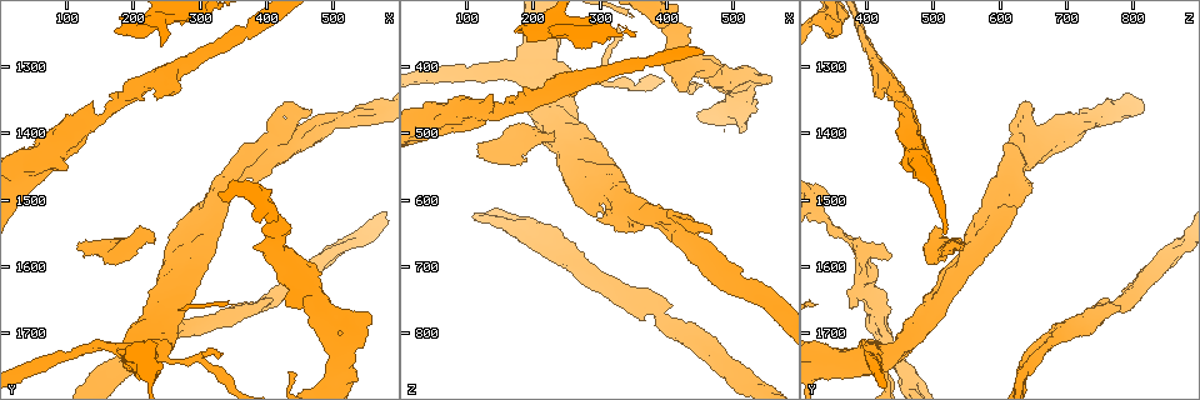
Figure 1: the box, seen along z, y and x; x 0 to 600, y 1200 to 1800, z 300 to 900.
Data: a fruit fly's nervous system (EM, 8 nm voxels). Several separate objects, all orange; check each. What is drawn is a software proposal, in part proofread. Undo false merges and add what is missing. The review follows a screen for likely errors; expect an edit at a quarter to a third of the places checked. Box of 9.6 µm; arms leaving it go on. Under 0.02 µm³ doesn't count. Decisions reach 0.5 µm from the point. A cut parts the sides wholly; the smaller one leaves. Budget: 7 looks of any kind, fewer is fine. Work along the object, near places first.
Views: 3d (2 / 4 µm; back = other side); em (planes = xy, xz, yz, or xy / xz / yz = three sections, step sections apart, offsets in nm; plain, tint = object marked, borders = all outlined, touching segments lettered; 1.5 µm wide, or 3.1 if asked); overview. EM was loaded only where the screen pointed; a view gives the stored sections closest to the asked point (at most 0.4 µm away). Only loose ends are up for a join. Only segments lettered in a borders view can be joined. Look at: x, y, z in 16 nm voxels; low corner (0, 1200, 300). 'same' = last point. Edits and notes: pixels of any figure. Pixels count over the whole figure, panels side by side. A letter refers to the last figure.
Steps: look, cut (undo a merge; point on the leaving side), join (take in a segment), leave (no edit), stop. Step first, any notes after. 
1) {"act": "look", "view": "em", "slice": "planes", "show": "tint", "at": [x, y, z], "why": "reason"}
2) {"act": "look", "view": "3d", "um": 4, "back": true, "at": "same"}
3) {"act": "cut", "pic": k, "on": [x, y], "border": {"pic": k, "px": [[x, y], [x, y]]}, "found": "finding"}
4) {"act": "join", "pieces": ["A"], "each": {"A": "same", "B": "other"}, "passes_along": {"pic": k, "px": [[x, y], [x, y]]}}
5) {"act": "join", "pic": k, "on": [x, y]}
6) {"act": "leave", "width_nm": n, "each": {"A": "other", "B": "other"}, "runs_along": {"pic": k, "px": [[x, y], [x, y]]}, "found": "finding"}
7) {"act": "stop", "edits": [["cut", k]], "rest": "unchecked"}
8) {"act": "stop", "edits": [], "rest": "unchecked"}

{"act": "look", "view": "em", "slice": "planes", "show": "borders", "at": [175, 1245, 350], "why": "stops while still wide"}

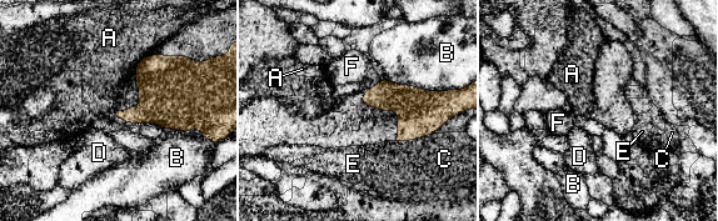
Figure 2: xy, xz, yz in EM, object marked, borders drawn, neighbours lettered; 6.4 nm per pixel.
{"act": "leave", "each": {"A": "other", "B": "other", "C": "other", "D": "other", "E": "other", "F": "other"}, "border": {"pic": 2, "px": [[145, 55], [135, 64]]}, "found": "none of them fits"}

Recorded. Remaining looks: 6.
{"act": "look", "view": "em", "slice": "yz", "step": 4, "show": "borders", "at": [435, 1545, 345]}

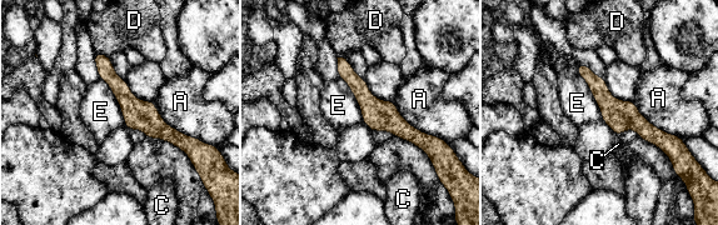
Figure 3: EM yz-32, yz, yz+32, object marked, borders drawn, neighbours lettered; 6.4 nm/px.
{"act": "look", "view": "em", "slice": "xz", "step": 8, "show": "borders", "at": "same"}

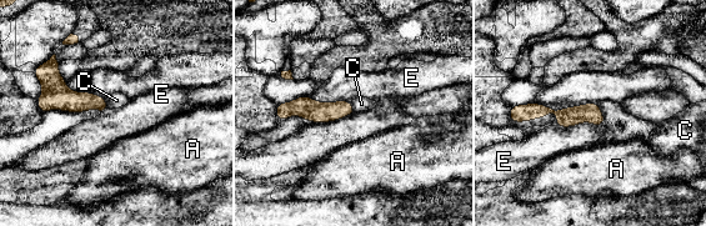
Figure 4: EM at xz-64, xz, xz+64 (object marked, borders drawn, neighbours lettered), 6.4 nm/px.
{"act": "leave", "width_nm": 130, "each": {"A": "other", "C": "other", "E": "other"}, "found": "no lettered segment goes on from it"}

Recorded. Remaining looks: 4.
{"act": "look", "view": "em", "slice": "planes", "show": "borders", "at": [145, 1355, 450], "why": "stops while still wide"}

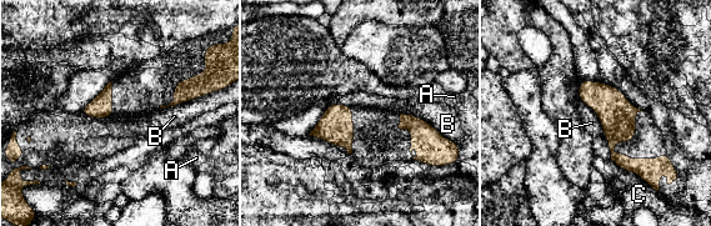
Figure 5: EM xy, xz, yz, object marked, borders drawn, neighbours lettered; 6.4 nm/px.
{"act": "leave", "each": {"A": "other", "B": "other", "C": "other"}, "border": {"pic": 5, "px": [[211, 93], [160, 109]]}, "found": "no lettered segment goes on from it"}

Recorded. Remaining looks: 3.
{"act": "stop", "edits": [], "rest": "unchecked"}

